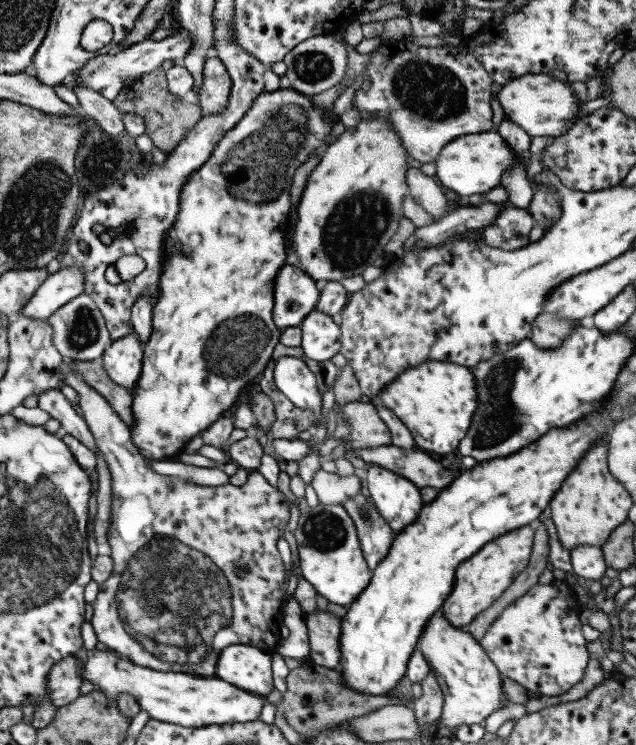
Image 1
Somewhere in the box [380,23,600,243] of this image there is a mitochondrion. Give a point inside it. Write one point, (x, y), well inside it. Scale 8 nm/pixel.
(430, 93)

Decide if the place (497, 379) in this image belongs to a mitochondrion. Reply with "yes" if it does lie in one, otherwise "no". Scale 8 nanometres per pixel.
yes

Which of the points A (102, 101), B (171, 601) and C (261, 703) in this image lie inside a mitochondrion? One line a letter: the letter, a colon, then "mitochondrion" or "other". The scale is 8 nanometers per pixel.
A: other
B: mitochondrion
C: other

